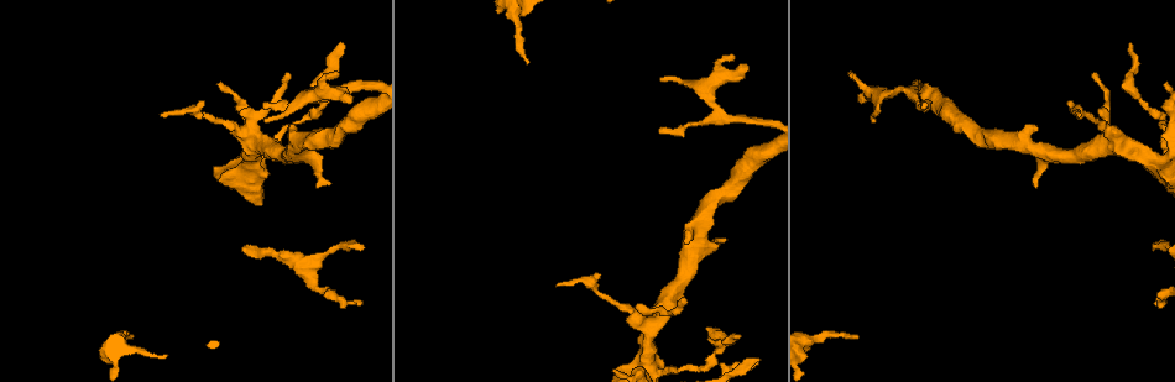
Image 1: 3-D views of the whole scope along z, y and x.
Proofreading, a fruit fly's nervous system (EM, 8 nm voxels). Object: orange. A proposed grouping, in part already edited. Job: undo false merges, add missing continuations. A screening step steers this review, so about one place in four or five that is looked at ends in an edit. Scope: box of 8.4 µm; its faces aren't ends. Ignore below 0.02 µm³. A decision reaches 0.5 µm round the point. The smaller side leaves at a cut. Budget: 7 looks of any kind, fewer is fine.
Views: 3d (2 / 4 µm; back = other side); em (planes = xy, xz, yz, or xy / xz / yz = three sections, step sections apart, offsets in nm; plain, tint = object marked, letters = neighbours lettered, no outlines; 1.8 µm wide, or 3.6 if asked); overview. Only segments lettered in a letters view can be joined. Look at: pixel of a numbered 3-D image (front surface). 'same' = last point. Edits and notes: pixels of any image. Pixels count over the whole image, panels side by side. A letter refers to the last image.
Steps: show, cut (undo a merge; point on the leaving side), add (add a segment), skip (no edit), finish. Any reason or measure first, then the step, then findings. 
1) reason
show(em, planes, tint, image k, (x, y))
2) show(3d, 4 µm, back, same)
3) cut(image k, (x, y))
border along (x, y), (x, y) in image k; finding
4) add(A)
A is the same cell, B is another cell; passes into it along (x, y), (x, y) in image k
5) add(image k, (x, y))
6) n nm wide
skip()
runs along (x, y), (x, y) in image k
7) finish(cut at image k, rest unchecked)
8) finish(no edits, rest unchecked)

free end
show(3d, 4 µm, image 1, (345, 47))

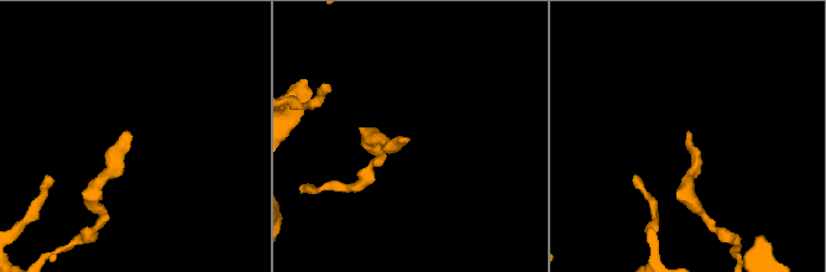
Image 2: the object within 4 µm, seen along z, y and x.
need the tissue
show(em, yz, step 8, tint, image 2, (408, 141))

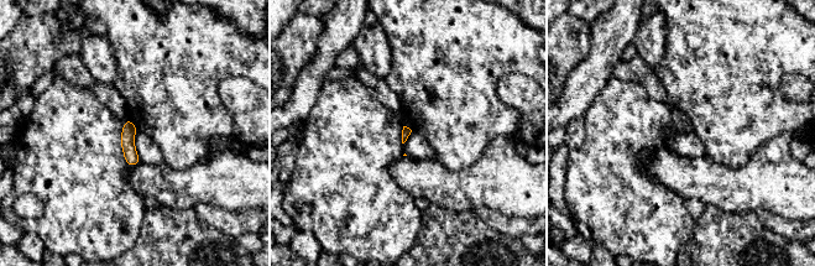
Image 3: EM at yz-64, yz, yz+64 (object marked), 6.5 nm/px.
another direction
show(em, planes, letters, same)

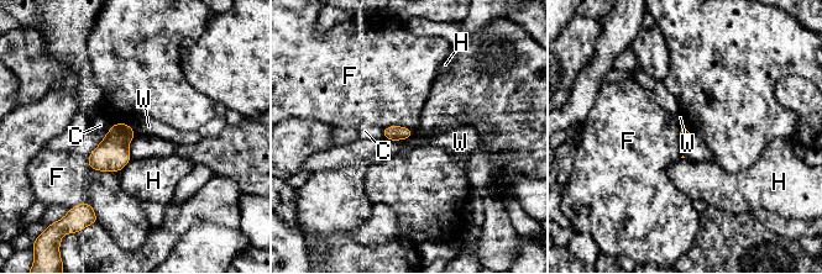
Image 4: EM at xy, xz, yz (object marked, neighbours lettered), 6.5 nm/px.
skip()
C, F, H and W are other cells; border along (129, 125), (136, 133) in image 4; none of them fits

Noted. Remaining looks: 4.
sudden change in width
show(em, xy, step 4, letters, image 1, (1099, 122))

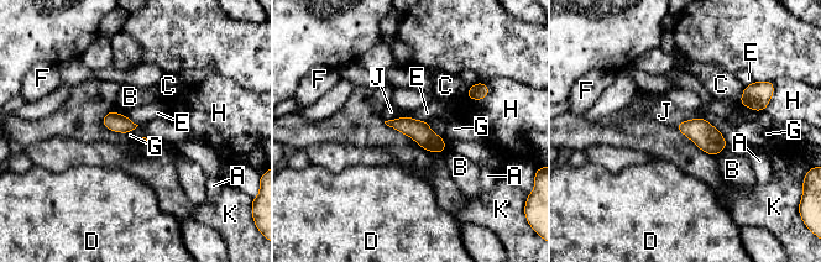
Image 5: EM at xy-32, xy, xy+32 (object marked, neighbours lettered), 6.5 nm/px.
K touches over 360 nm
skip()
A, B, C, D, E, F, G, H, J and K are other cells; border along (428, 122), (429, 127), (446, 143) in image 5; one cell here

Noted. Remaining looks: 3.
tapers out
show(em, xy, step 16, tint, image 1, (360, 305))

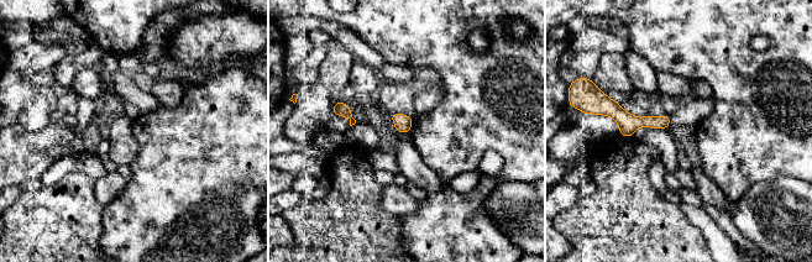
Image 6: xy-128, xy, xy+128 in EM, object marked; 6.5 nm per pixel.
show(em, planes, letters, same)

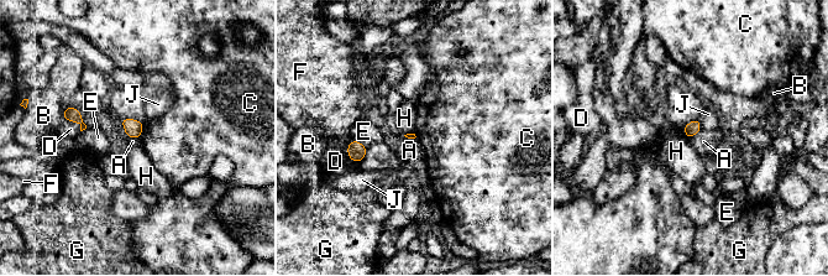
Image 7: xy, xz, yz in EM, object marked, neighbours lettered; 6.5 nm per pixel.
D touches over 170 nm
skip()
A, B, C, D, E, F, G, H and J are other cells; border along (126, 135), (140, 138) in image 7; no lettered segment goes on from it

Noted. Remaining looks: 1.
finish(no edits, rest unchecked)

